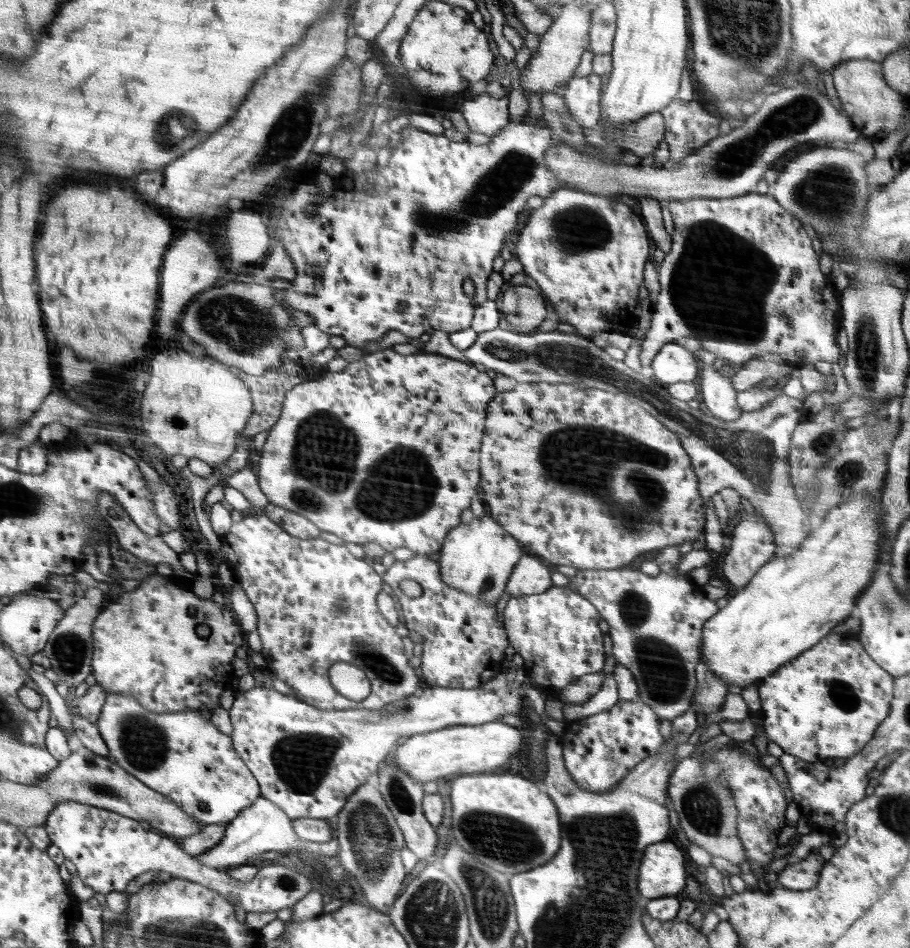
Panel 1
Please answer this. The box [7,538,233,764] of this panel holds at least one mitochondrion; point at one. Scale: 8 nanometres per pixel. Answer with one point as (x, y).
(69, 650)

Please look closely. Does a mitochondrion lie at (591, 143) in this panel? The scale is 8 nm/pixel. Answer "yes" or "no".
no

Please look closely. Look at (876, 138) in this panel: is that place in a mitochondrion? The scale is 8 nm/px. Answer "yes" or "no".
no

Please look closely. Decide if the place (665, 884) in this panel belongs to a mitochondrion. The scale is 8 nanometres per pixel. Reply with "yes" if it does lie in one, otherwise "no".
no

